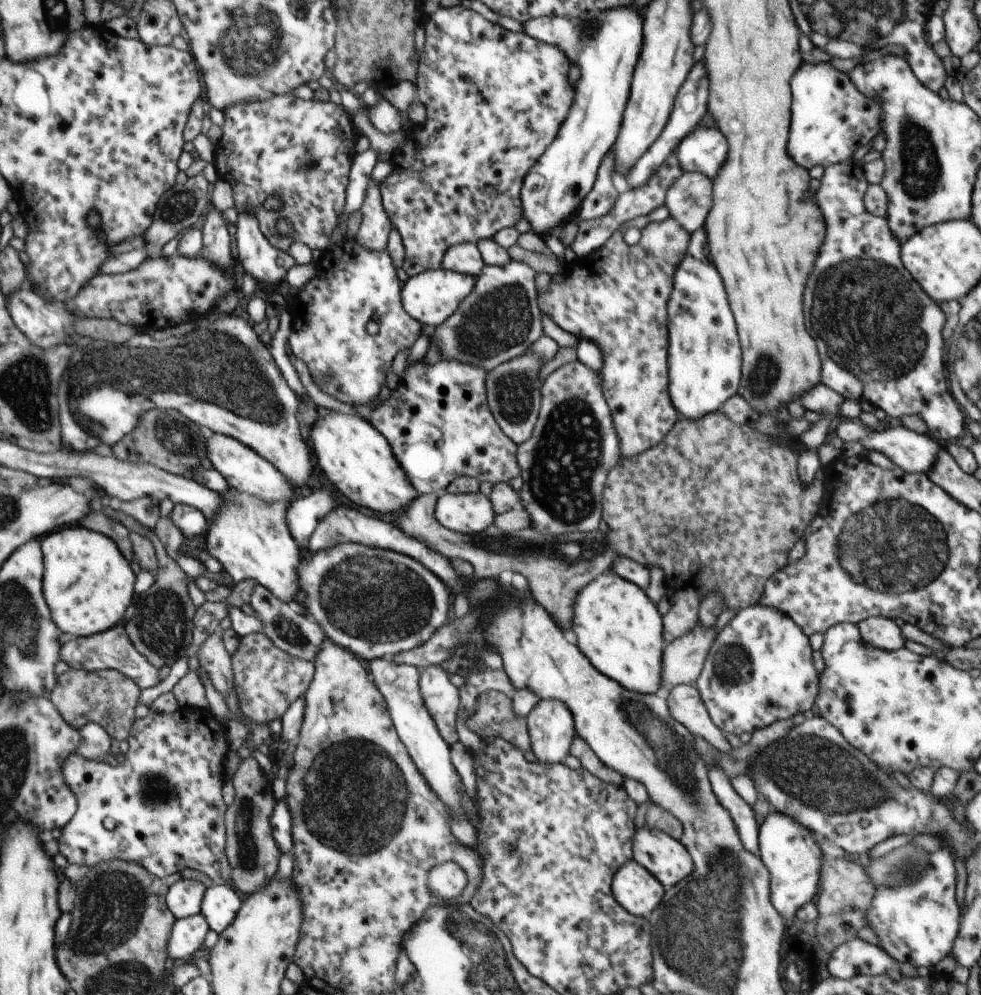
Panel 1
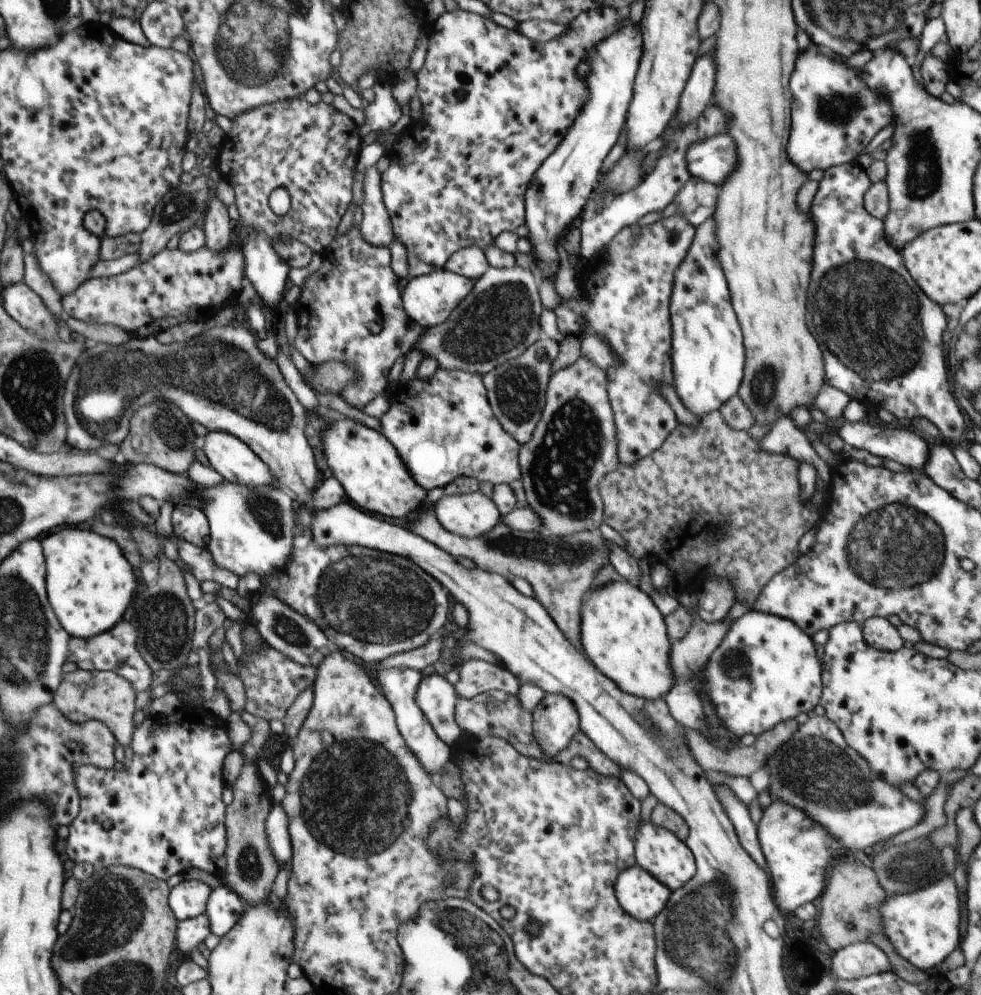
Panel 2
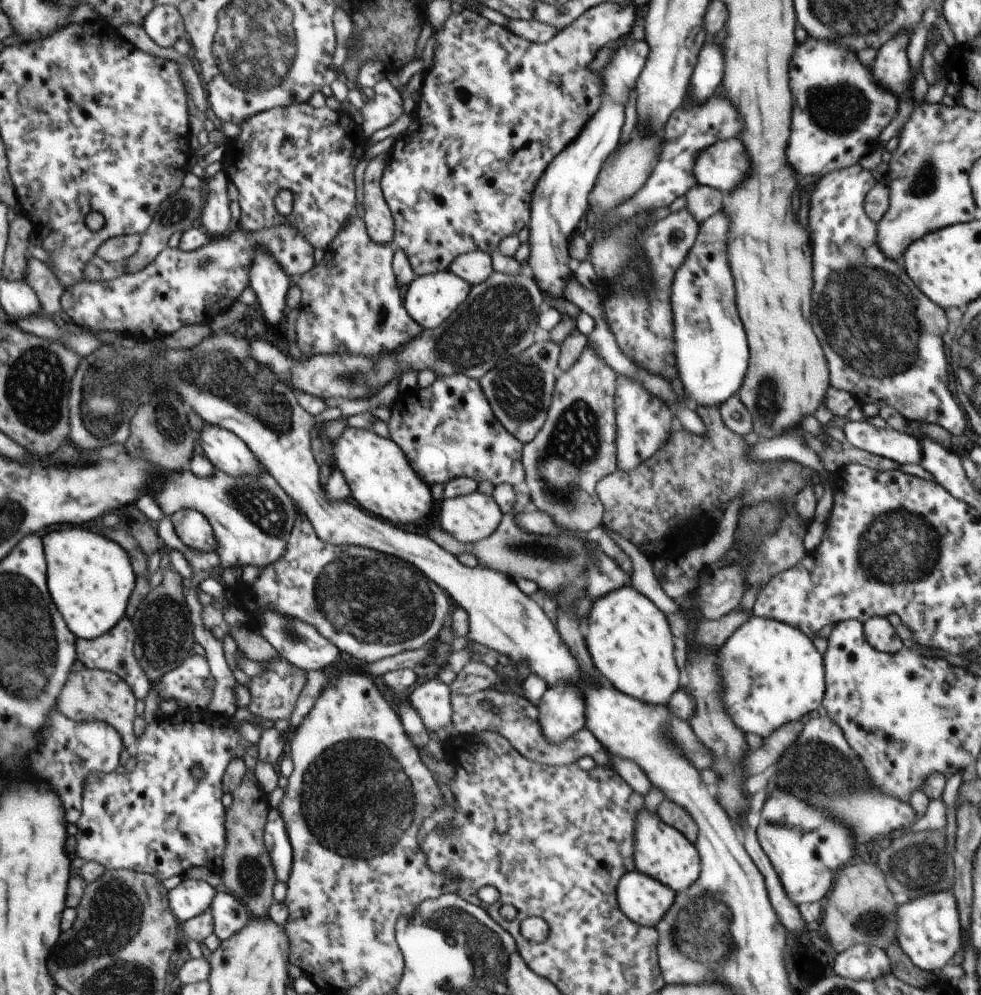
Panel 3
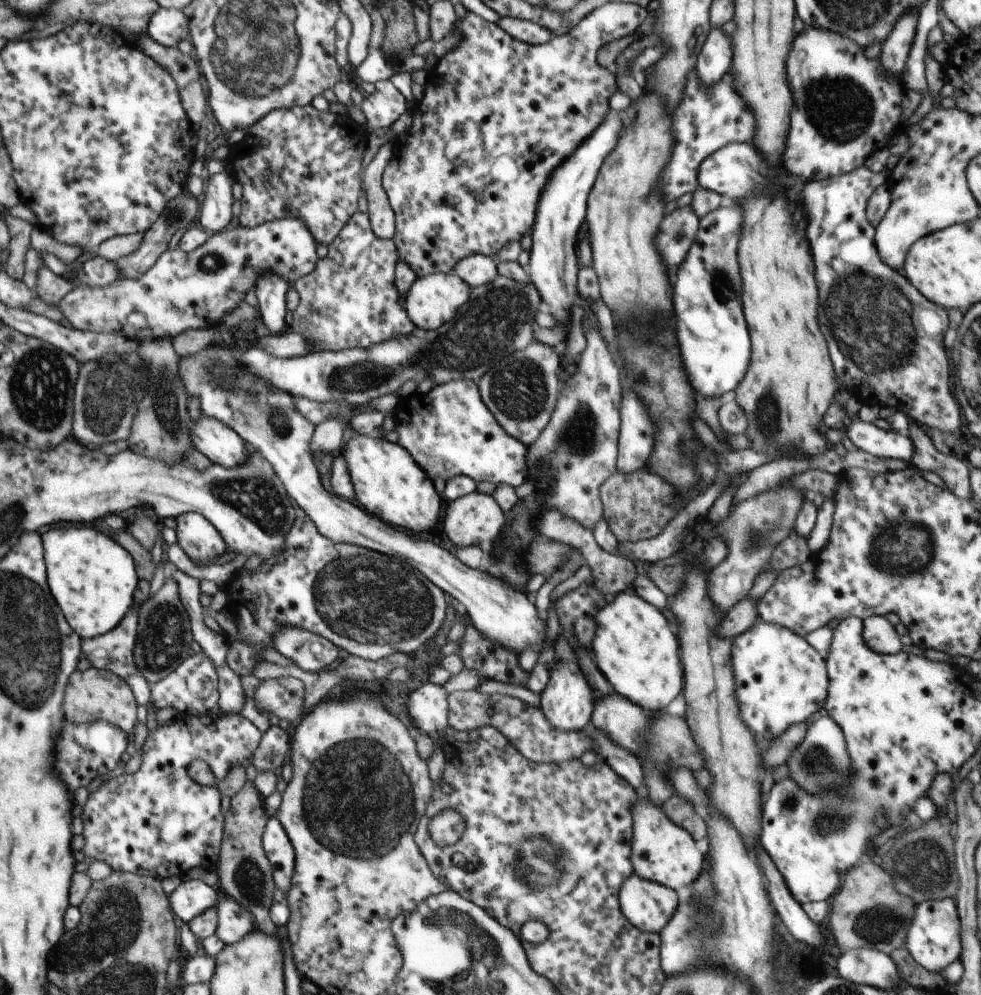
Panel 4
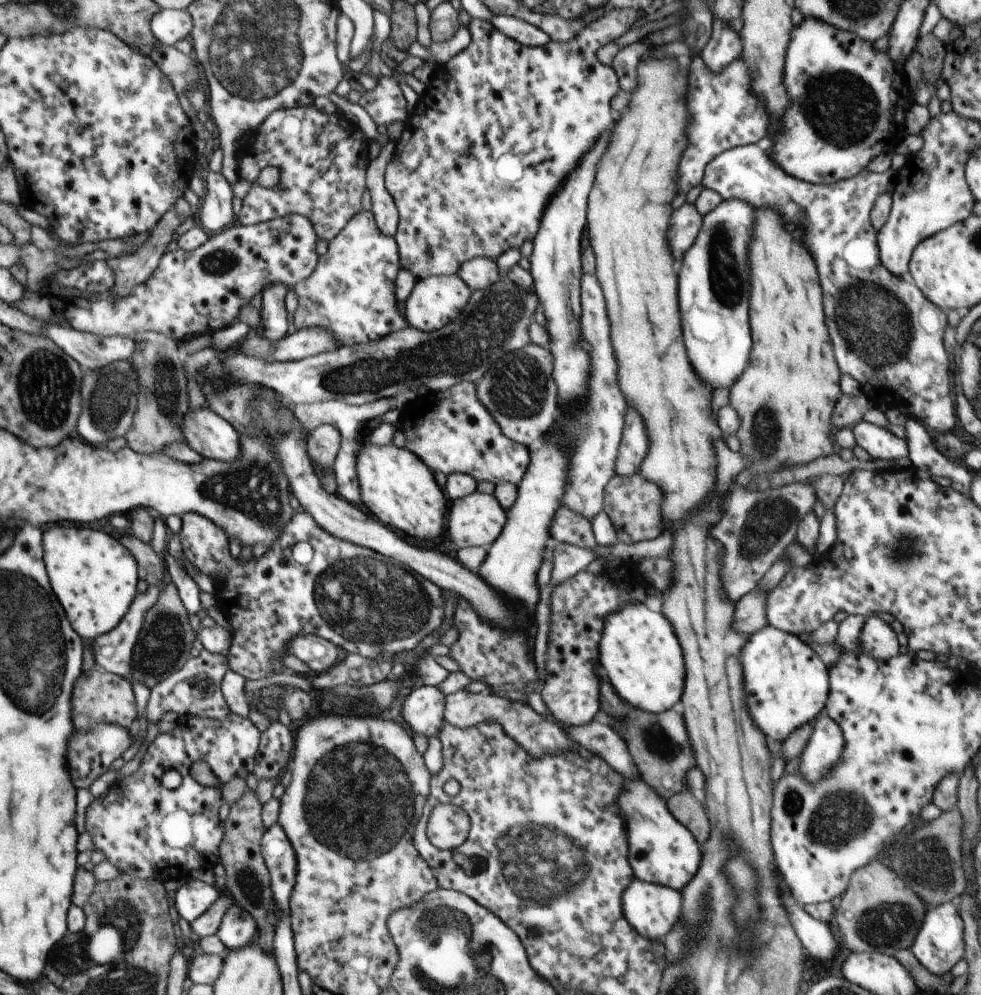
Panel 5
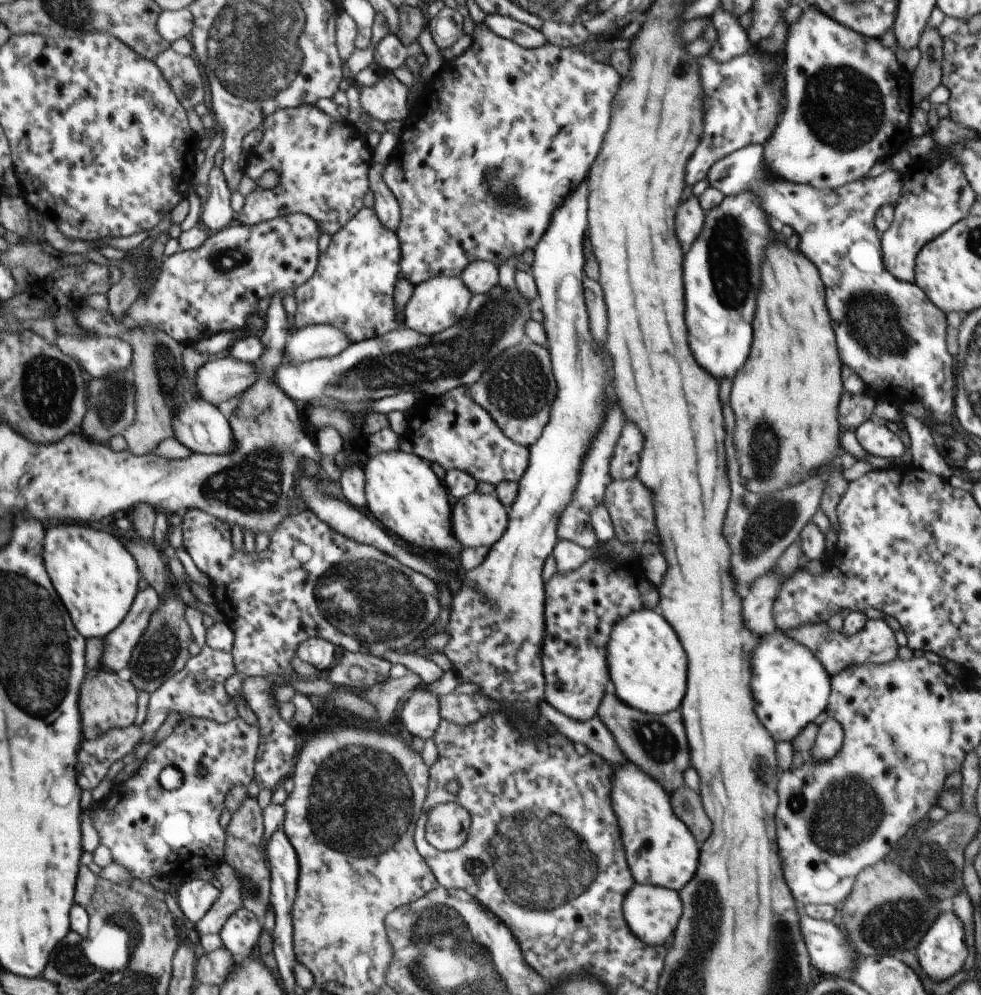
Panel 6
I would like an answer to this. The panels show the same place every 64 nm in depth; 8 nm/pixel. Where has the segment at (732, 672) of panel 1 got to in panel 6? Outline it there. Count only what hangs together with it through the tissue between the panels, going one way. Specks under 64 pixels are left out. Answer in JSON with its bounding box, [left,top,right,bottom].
[750,628,831,742]

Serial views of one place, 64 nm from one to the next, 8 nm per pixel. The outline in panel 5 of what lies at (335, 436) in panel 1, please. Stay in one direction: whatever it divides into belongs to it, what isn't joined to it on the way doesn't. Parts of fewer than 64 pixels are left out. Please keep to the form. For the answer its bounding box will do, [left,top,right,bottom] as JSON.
[356,438,450,542]

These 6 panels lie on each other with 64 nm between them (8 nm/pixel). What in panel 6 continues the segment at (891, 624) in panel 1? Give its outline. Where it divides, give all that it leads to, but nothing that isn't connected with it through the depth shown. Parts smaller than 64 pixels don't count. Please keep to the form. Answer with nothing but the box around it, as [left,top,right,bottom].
[786,619,899,676]

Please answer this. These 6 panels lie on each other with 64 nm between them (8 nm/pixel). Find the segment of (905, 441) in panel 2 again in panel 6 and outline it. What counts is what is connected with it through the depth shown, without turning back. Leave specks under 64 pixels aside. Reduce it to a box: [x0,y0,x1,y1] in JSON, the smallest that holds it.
[853,418,906,462]

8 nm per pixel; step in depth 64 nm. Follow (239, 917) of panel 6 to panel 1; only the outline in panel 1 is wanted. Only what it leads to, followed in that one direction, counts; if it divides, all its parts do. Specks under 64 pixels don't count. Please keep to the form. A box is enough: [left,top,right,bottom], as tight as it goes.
[200,884,243,934]

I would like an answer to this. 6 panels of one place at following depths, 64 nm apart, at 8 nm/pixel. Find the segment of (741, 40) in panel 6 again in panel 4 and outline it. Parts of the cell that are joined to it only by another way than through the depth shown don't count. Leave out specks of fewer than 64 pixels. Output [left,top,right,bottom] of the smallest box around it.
[696,28,732,88]

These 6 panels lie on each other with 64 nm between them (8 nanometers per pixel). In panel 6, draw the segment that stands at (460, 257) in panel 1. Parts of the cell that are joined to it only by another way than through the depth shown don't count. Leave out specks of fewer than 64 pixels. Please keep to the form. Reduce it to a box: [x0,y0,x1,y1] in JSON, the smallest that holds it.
[459,260,499,294]

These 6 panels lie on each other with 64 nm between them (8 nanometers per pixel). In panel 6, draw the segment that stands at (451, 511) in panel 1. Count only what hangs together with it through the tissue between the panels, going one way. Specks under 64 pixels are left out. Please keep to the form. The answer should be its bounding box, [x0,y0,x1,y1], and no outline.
[452,490,509,548]

